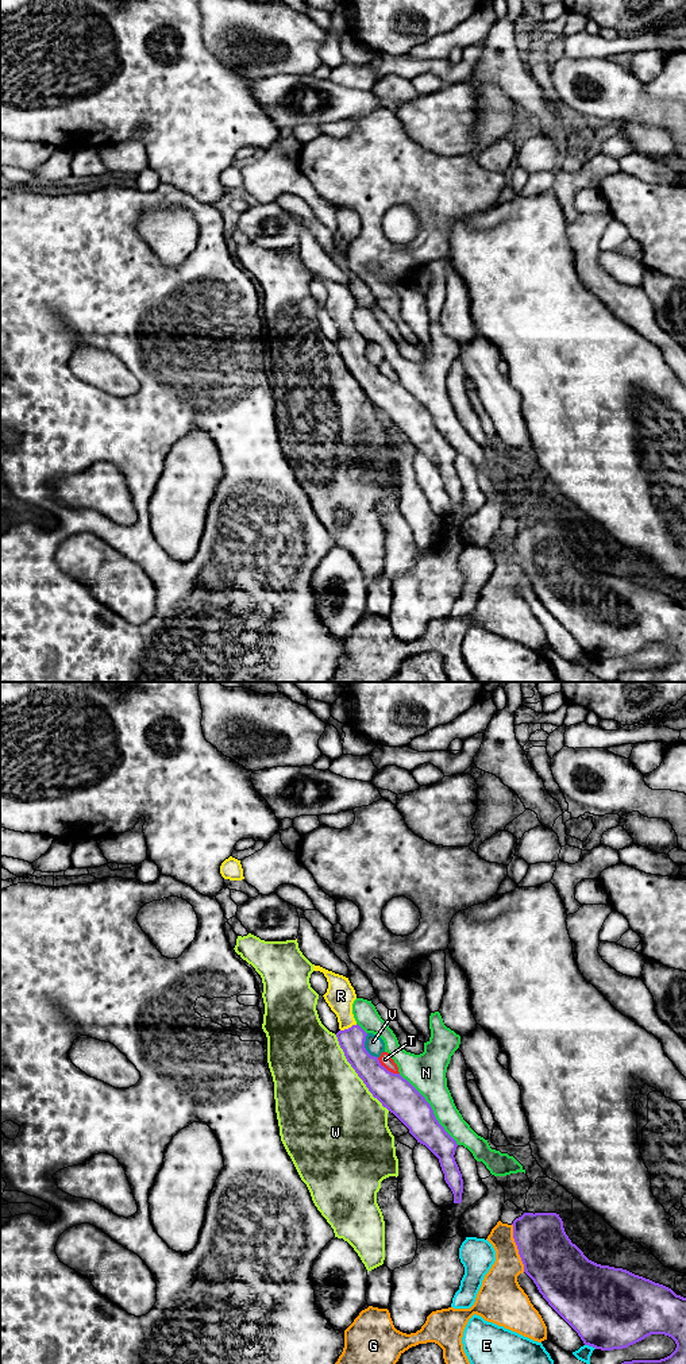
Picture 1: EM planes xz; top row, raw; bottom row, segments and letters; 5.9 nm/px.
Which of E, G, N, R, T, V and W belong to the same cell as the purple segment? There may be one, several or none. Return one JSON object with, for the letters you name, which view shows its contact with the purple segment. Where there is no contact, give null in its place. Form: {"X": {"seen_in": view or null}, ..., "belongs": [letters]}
{"R": {"seen_in": "xz"}, "belongs": ["R"]}

